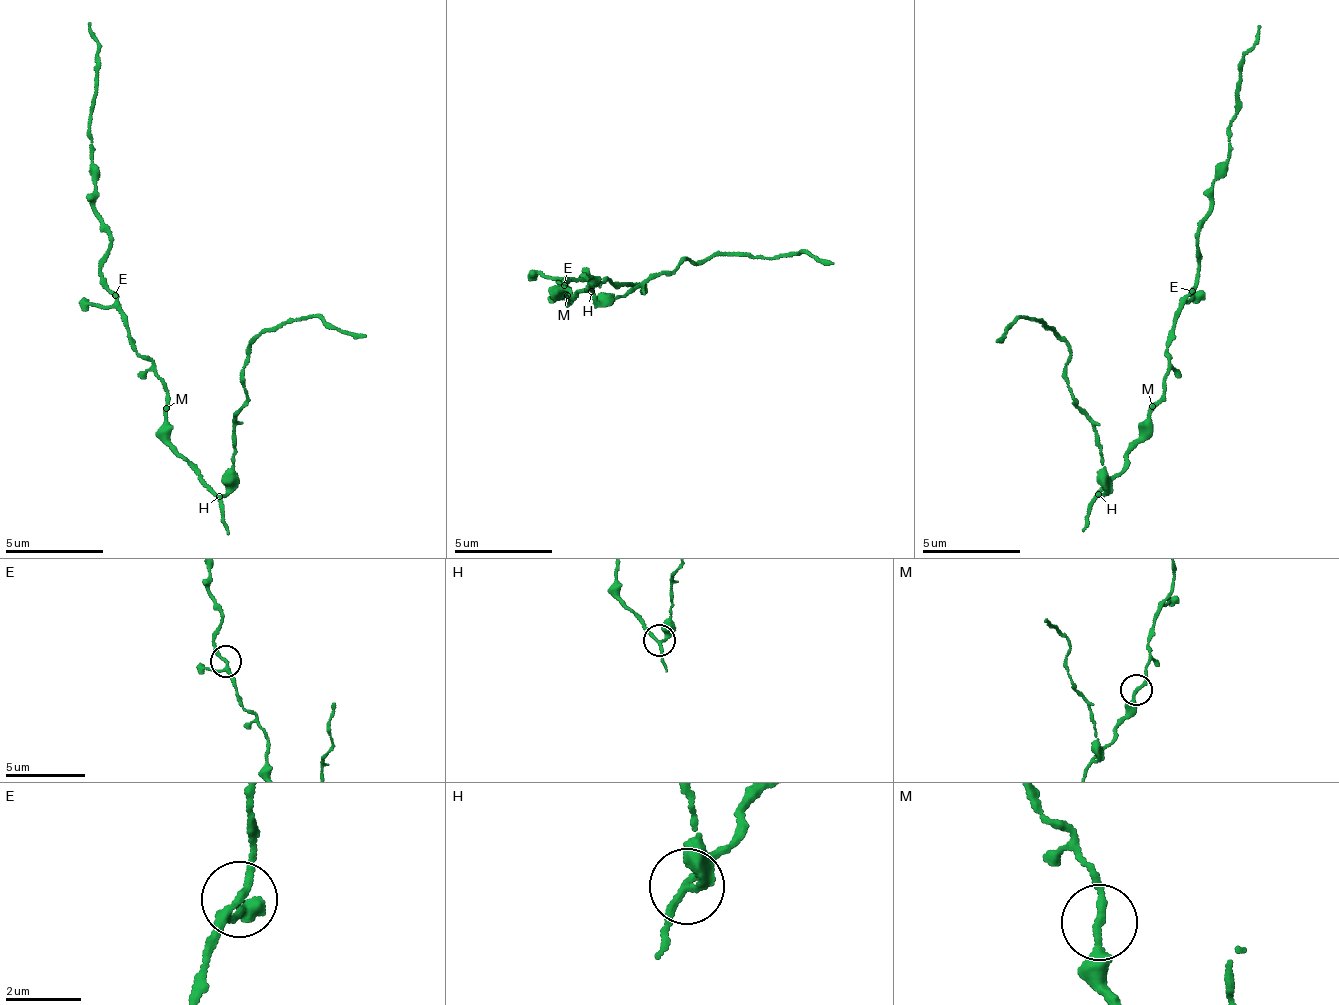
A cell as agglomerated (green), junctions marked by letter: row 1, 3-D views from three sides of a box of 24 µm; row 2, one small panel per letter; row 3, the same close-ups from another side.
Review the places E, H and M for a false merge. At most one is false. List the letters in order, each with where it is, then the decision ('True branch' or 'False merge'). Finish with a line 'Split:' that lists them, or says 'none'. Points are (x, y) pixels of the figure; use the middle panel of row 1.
E: Place: (564, 285). True branch
H: Place: (591, 291). False merge
M: Place: (567, 295). True branch
Split: H

